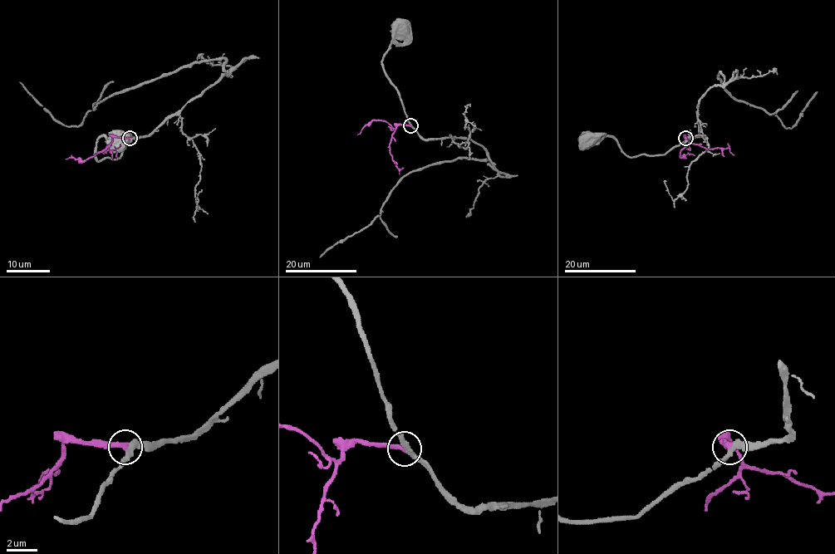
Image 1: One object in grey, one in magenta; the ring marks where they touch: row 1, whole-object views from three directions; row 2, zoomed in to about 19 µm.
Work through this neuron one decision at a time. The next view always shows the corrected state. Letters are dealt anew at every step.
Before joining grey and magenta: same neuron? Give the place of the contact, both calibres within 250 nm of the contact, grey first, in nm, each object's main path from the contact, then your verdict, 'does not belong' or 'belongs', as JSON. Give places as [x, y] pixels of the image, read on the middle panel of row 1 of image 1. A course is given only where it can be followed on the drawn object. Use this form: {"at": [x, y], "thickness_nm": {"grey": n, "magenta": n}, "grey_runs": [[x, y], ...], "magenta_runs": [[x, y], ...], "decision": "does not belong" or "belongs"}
{"at": [410, 125], "thickness_nm": {"grey": 300, "magenta": 300}, "grey_runs": [[410, 126], [399, 91], [385, 71], [382, 61], [392, 43], [404, 31], [400, 26]], "magenta_runs": [[410, 126], [396, 125], [389, 144], [392, 159], [400, 169], [399, 174]], "decision": "belongs"}

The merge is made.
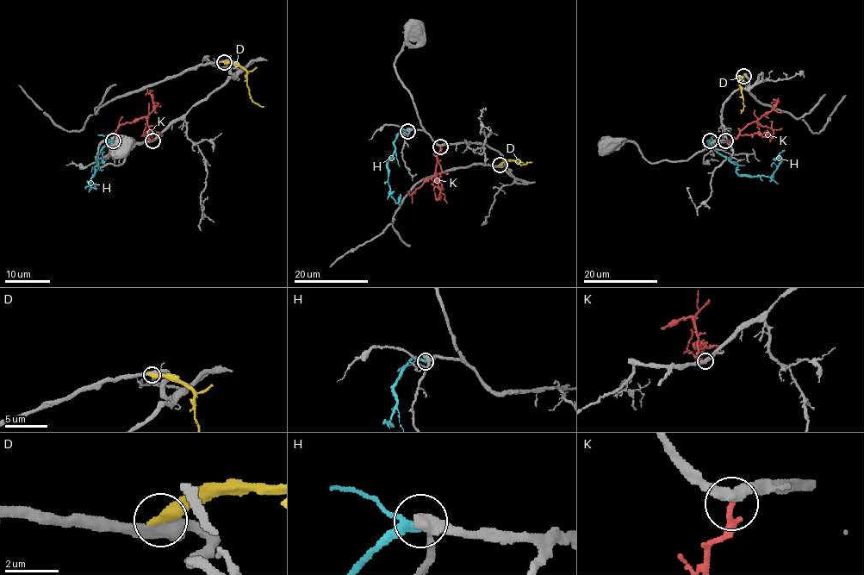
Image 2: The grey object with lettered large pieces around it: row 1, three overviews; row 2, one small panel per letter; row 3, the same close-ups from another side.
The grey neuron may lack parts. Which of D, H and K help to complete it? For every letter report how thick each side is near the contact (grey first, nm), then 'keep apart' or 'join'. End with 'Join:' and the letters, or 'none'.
D: 440/460 nm | keep apart
H: 400/220 nm | keep apart
K: 360/260 nm | join
Join: K

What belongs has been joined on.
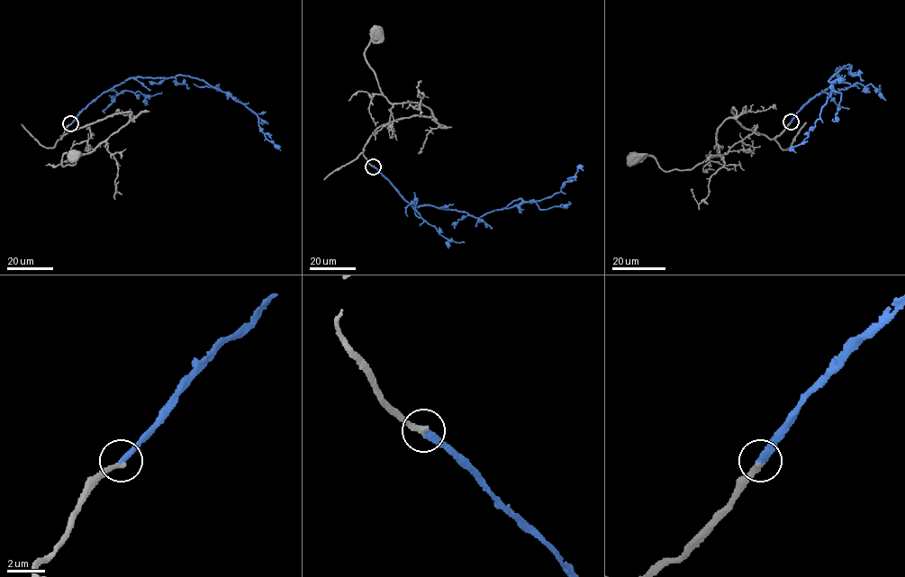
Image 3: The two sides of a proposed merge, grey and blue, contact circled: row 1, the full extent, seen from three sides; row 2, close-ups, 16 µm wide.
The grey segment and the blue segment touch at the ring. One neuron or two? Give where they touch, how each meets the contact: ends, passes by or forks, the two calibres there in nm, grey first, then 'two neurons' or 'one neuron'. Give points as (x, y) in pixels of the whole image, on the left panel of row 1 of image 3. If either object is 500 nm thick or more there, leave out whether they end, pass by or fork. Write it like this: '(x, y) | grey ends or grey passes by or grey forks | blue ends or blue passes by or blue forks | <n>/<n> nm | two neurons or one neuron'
(70, 123) | grey ends | blue ends | 280/360 nm | one neuron

